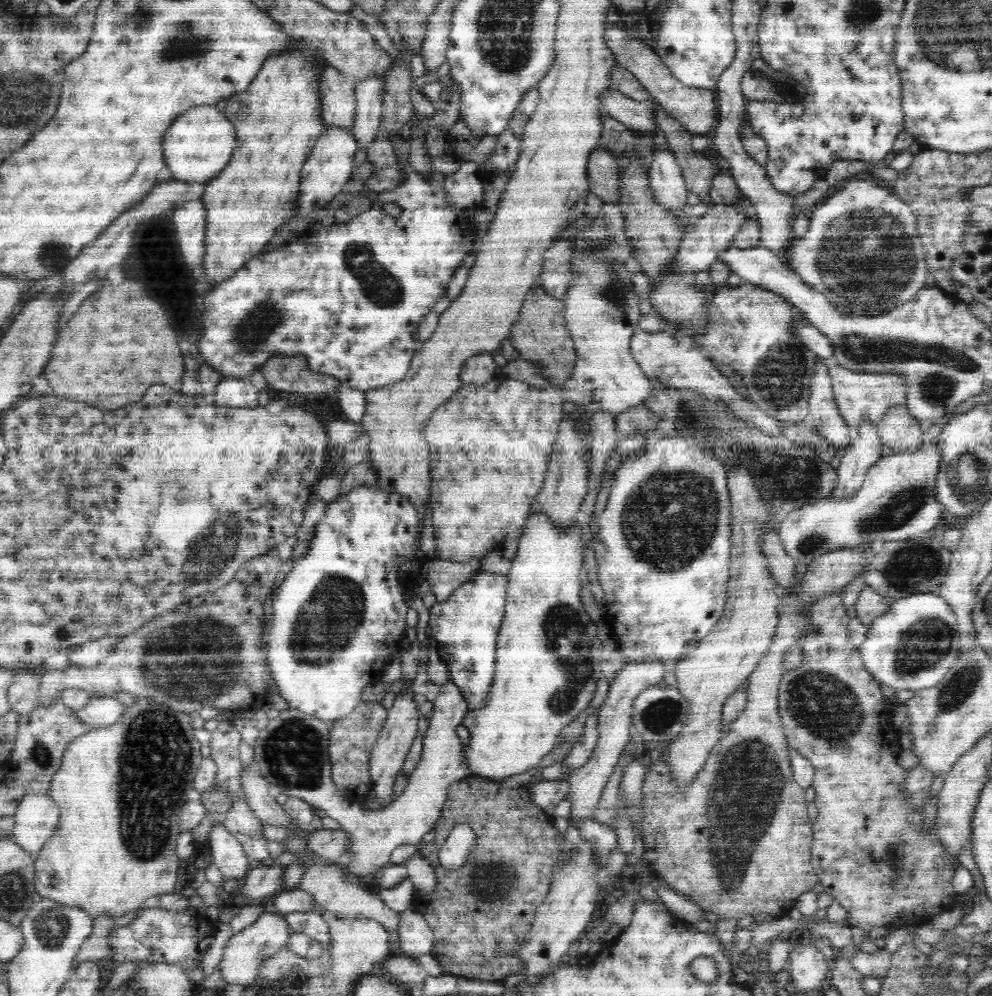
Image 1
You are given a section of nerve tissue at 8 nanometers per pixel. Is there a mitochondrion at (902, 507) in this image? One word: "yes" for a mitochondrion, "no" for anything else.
yes

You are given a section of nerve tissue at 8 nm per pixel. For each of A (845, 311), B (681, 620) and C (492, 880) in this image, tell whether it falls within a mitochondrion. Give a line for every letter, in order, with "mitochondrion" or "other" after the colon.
A: mitochondrion
B: other
C: mitochondrion

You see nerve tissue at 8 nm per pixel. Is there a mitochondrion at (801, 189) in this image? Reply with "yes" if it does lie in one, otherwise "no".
no

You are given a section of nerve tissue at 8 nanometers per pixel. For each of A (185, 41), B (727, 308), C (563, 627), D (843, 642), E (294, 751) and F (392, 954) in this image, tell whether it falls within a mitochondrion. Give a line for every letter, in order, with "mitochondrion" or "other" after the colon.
A: mitochondrion
B: other
C: mitochondrion
D: other
E: mitochondrion
F: other

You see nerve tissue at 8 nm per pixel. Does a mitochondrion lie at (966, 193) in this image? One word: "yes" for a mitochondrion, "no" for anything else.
no

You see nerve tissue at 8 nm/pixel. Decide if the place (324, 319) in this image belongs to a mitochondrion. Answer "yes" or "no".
no

